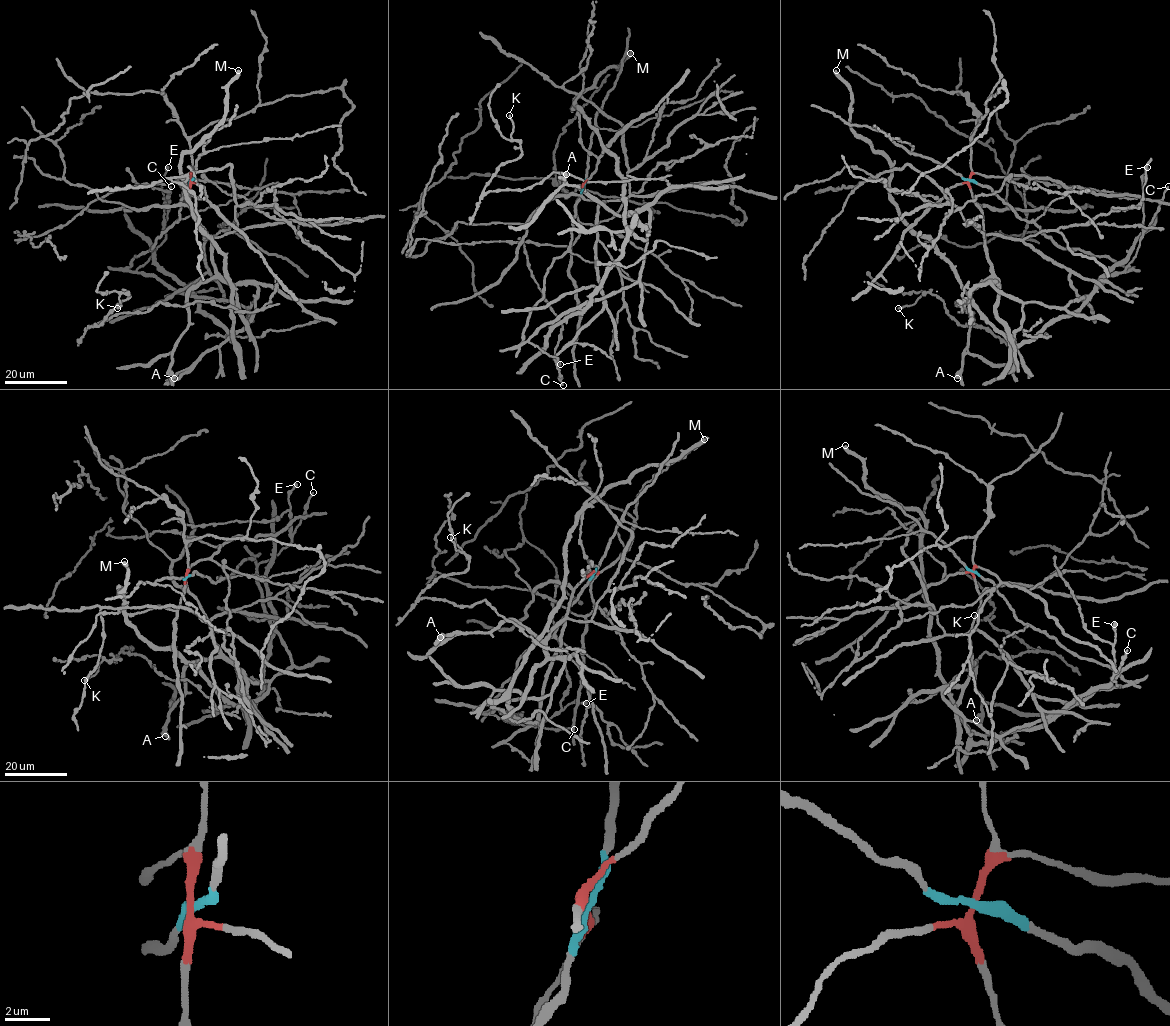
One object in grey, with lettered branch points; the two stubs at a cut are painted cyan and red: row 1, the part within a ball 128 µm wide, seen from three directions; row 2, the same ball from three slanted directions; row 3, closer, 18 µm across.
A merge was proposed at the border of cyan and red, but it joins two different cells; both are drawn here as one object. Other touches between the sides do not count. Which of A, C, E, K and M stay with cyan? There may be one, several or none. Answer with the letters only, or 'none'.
none

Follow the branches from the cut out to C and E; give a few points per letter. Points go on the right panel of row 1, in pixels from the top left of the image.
C: (969, 180), (997, 277), (992, 284), (1023, 302), (1059, 307), (1124, 270), (1168, 186)
E: (969, 180), (997, 277), (992, 284), (1023, 302), (1063, 307), (1124, 270), (1136, 255), (1147, 167)

